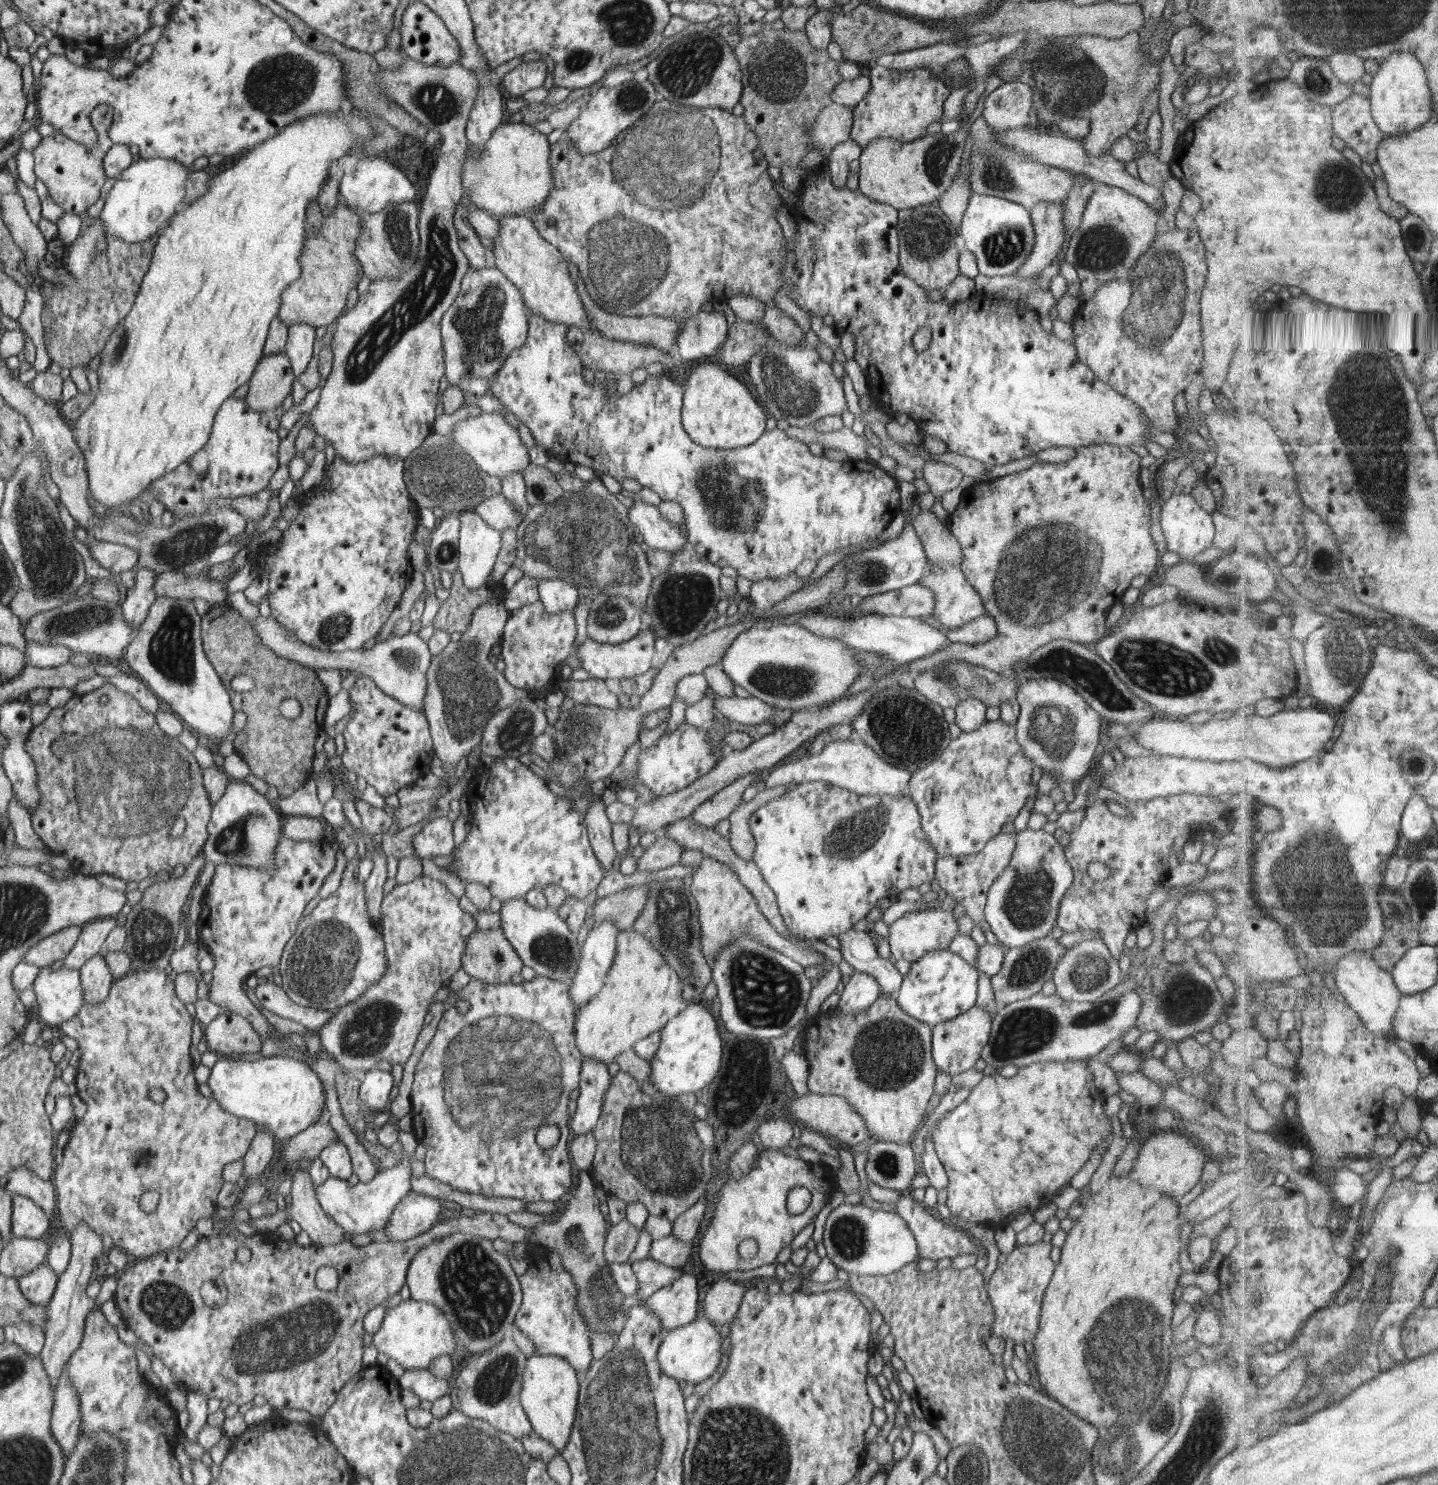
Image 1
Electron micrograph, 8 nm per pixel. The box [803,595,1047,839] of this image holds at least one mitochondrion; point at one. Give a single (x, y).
(906, 729)

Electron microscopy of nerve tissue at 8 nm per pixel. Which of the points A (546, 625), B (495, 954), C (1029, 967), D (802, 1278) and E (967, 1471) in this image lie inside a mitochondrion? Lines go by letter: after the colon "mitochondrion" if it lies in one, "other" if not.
A: other
B: mitochondrion
C: mitochondrion
D: other
E: mitochondrion

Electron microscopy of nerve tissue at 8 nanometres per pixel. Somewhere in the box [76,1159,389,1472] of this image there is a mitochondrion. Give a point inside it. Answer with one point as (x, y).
(301, 1334)

